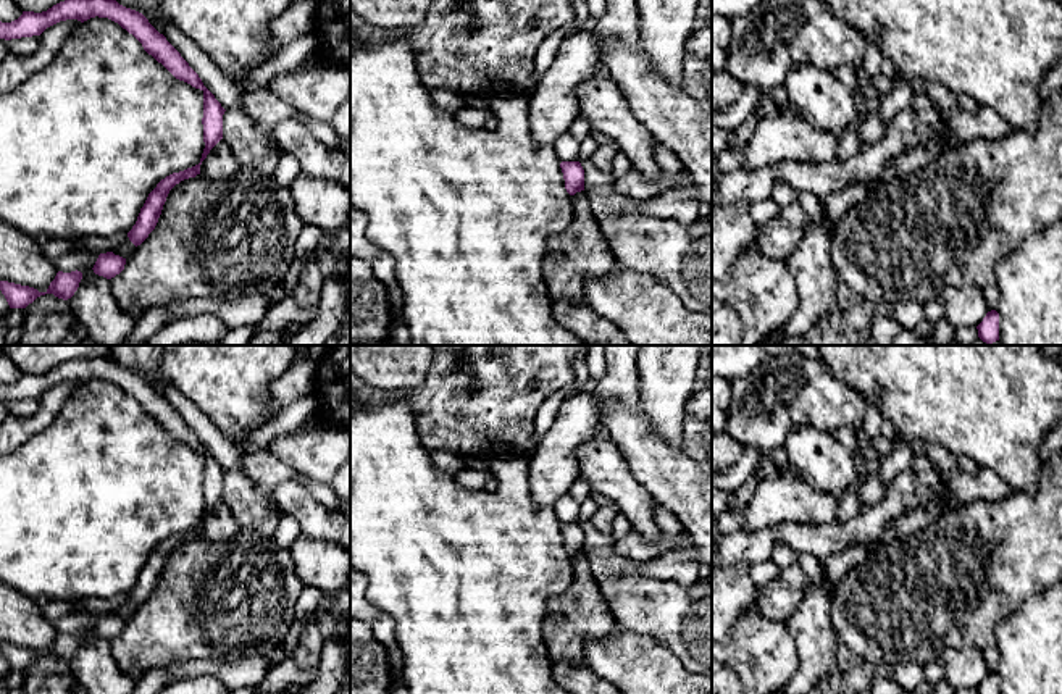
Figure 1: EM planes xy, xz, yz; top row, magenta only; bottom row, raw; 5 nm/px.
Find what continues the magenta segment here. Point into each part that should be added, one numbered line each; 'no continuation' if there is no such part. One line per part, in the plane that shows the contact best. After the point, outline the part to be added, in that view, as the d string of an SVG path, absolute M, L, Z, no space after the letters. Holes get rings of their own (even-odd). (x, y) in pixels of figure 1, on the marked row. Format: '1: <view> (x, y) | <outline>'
no continuation

